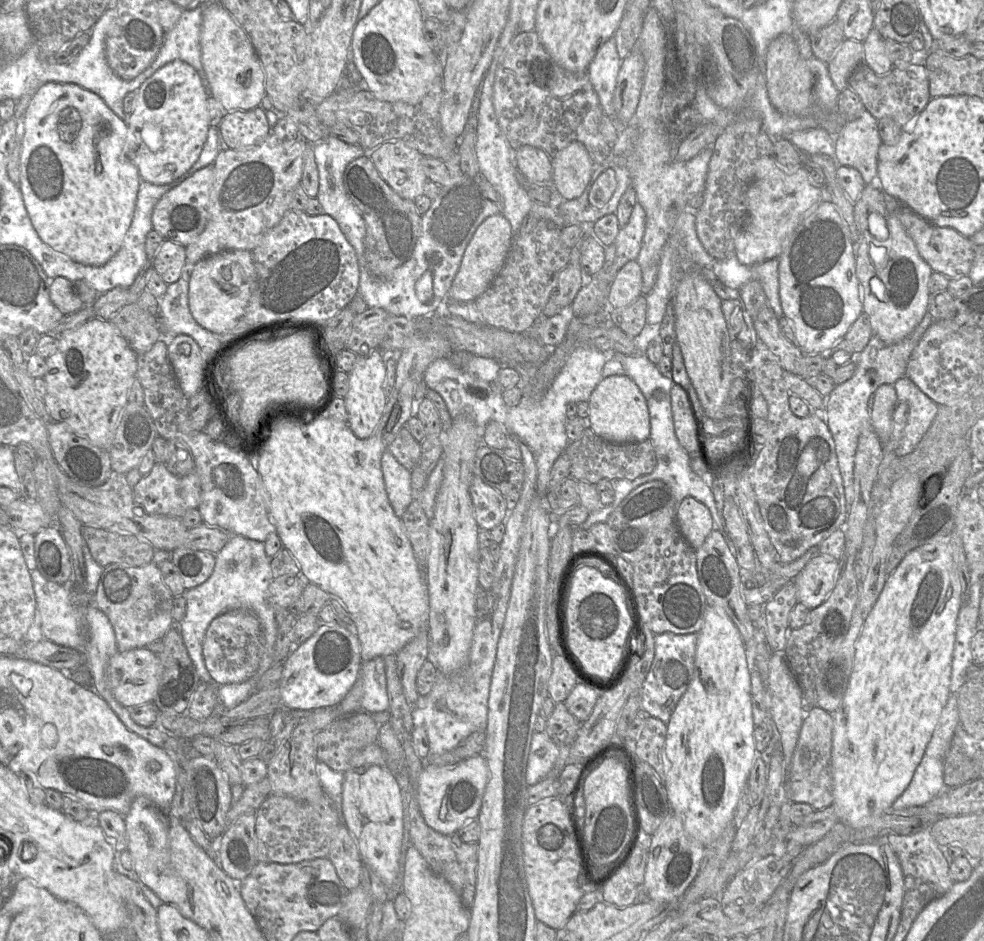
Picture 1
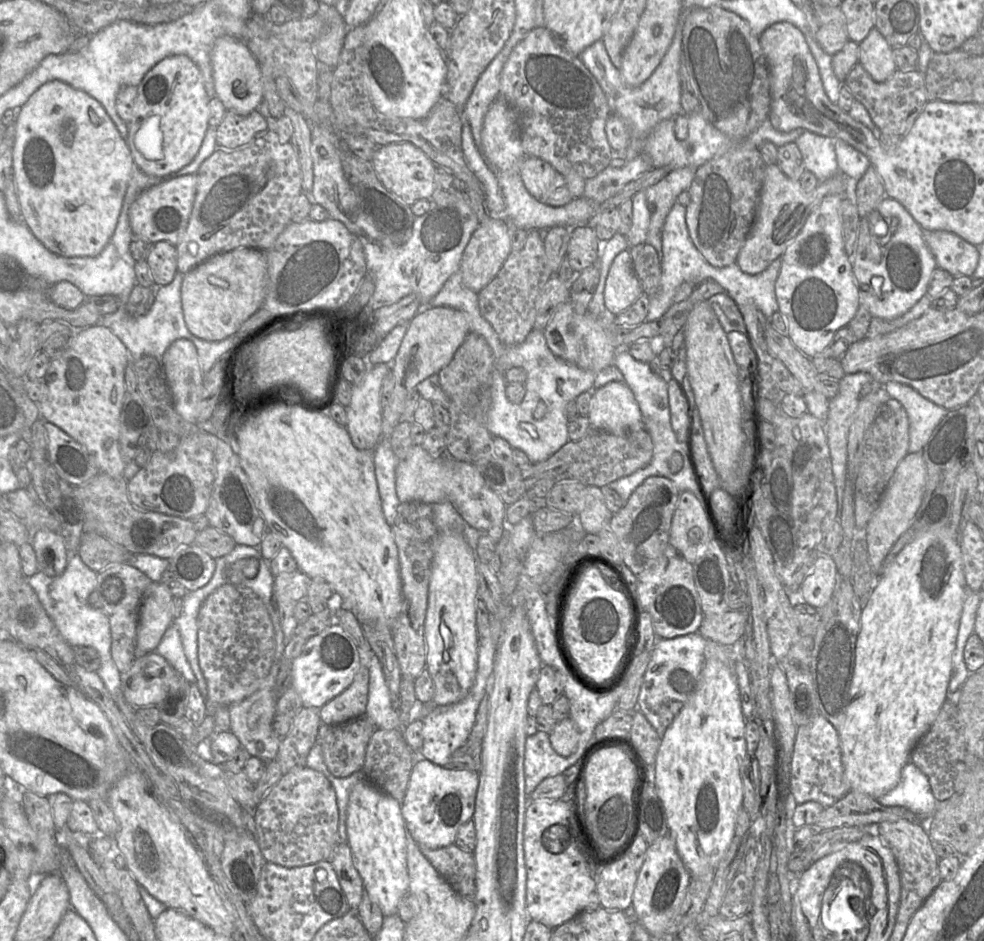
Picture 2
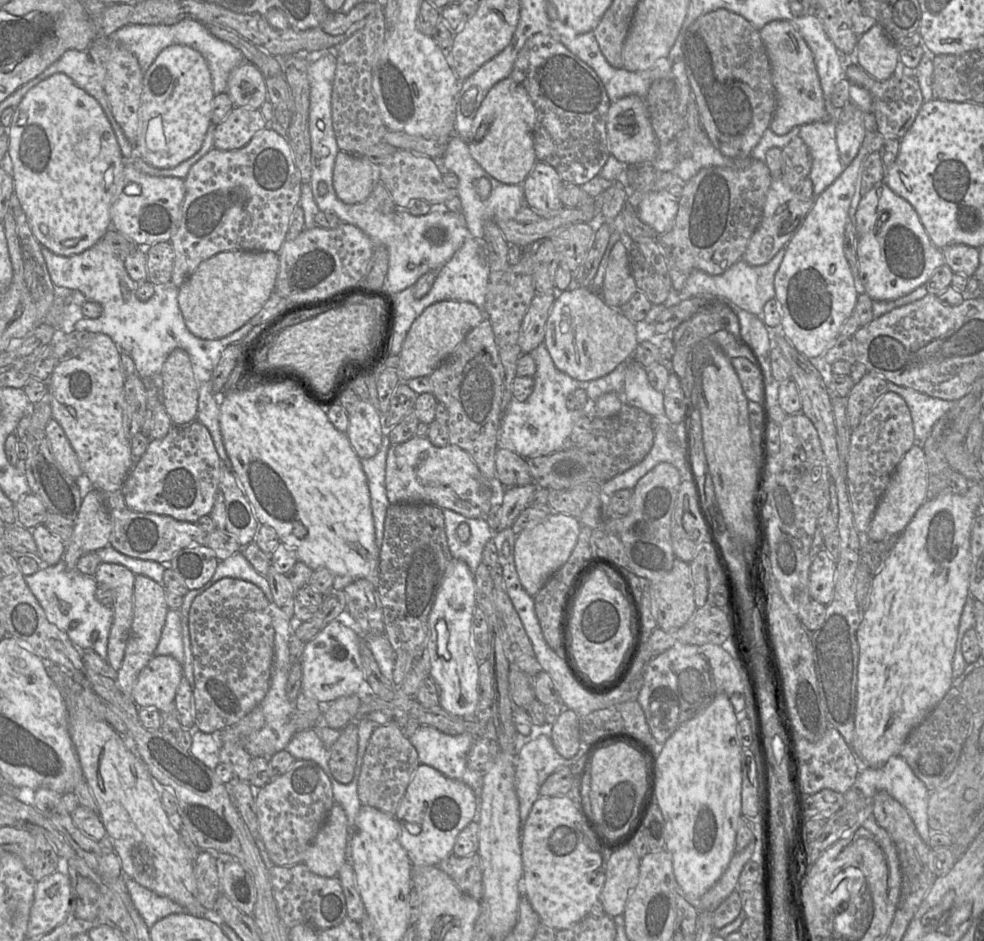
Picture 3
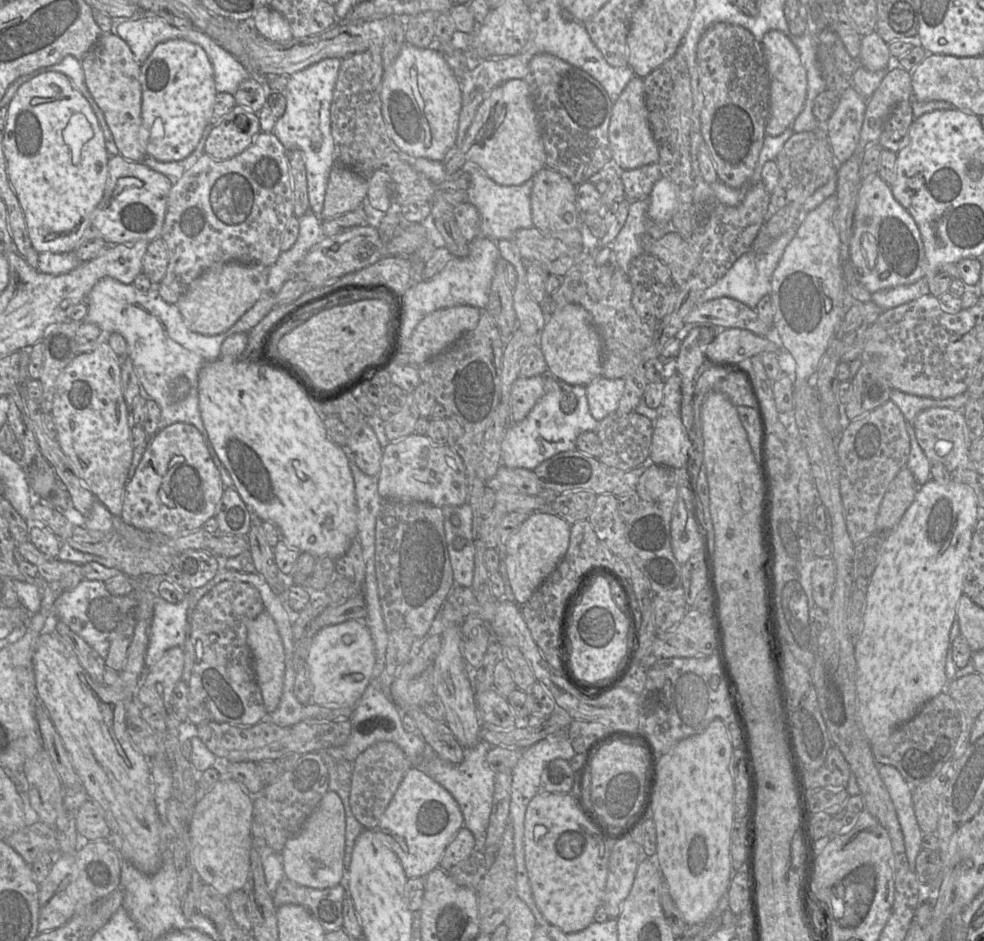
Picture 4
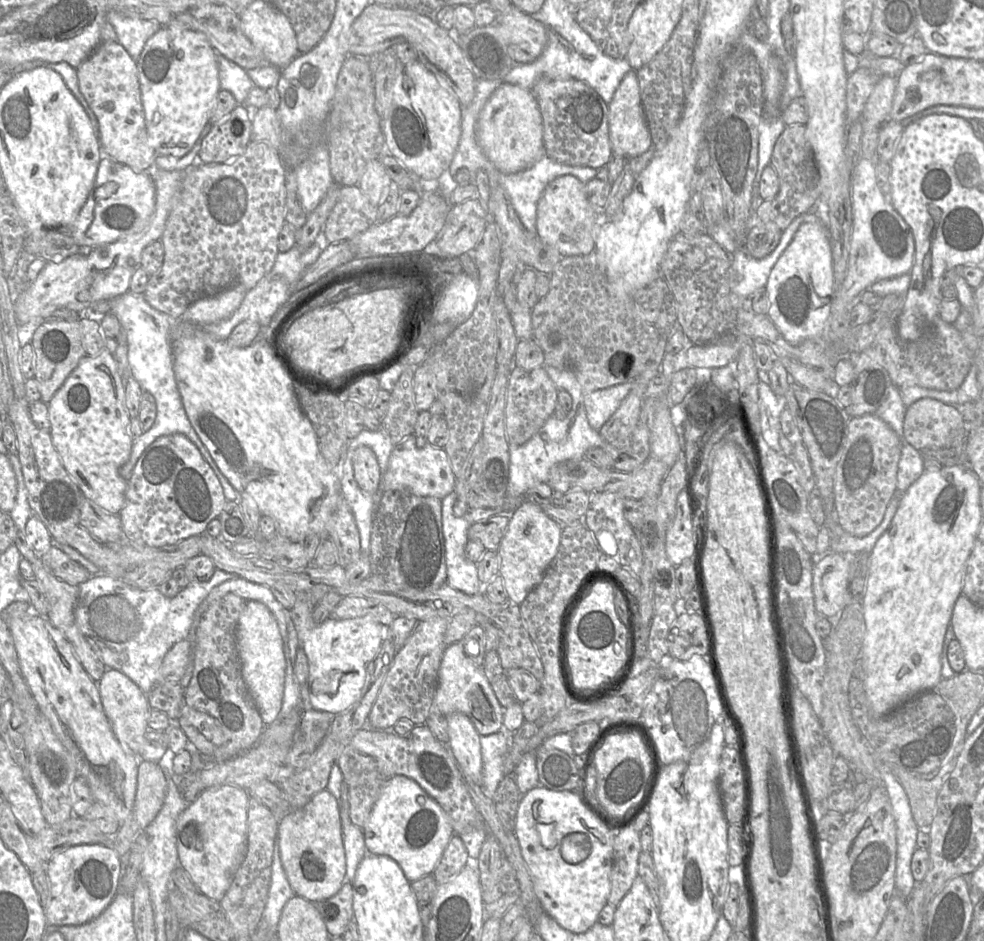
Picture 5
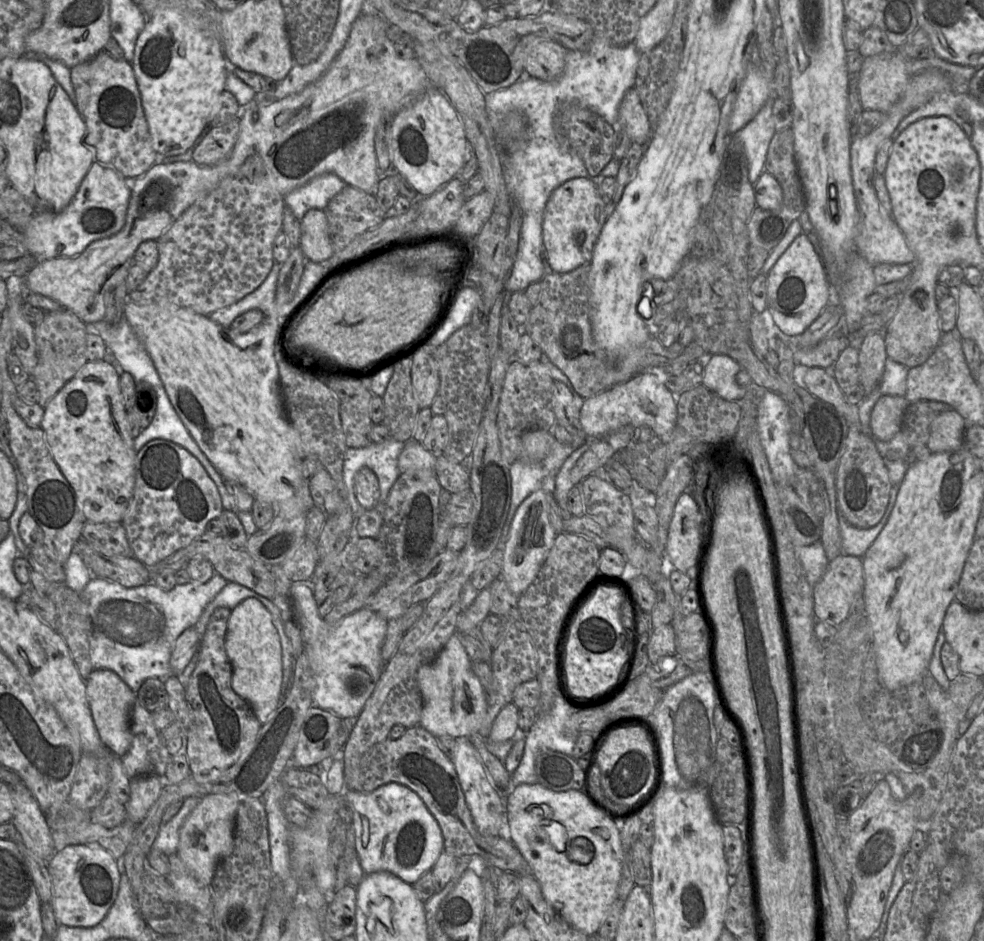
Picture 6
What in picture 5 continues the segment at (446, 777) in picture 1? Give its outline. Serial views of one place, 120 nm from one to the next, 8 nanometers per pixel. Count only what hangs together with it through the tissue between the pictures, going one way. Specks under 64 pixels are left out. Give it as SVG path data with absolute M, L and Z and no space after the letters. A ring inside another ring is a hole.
M404 775L386 781L362 831L367 853L392 858L409 882L433 873L454 834L441 806L416 781Z

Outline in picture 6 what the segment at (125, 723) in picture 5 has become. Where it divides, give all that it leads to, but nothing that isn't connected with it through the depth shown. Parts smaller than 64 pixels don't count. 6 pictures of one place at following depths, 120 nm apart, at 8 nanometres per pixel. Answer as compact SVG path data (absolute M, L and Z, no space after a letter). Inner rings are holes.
M107 669L93 670L86 682L86 696L94 725L104 746L115 756L122 757L129 750L132 734L131 710L137 699L118 674Z

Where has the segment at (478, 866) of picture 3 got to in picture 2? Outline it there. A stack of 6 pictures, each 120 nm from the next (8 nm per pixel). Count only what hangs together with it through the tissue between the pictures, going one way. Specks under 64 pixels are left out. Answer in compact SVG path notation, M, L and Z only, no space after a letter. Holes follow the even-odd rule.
M455 843L437 849L420 848L438 873L463 897L473 899L476 894L476 862L473 852L460 849Z

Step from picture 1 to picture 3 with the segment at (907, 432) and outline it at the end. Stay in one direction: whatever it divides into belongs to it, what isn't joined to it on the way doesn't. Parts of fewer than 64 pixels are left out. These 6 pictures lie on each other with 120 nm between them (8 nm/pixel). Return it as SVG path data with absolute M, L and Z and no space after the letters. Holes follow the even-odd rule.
M888 382L888 392L898 394L910 411L915 435L915 444L922 444L934 424L955 405L956 401L941 400Z

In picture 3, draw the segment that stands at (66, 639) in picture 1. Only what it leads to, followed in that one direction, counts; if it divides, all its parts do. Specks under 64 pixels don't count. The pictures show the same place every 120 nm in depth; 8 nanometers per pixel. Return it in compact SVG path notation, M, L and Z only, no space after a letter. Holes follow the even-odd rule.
M61 560L56 565L42 566L38 572L25 576L25 582L44 609L47 619L64 631L76 647L81 651L93 649L102 659L108 661L108 638L113 623L113 609L96 599L95 592L99 584L94 576L83 574L77 569L69 571Z

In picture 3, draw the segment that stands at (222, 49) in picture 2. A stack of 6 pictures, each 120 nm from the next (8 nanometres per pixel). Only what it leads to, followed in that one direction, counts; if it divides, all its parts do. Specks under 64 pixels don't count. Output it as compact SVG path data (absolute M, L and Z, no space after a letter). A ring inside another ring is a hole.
M244 61L231 71L226 93L234 107L259 109L267 100L264 76L254 64Z

